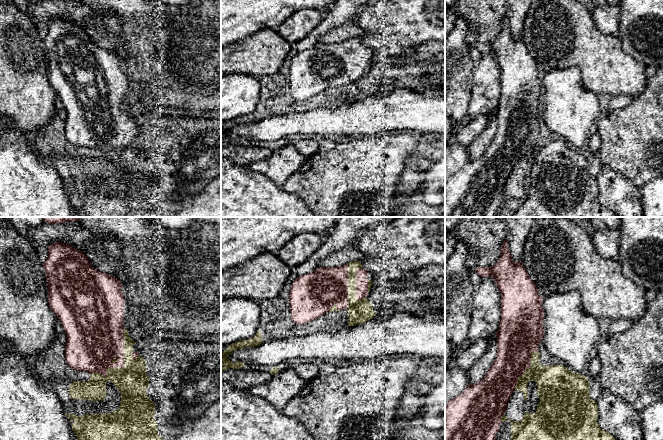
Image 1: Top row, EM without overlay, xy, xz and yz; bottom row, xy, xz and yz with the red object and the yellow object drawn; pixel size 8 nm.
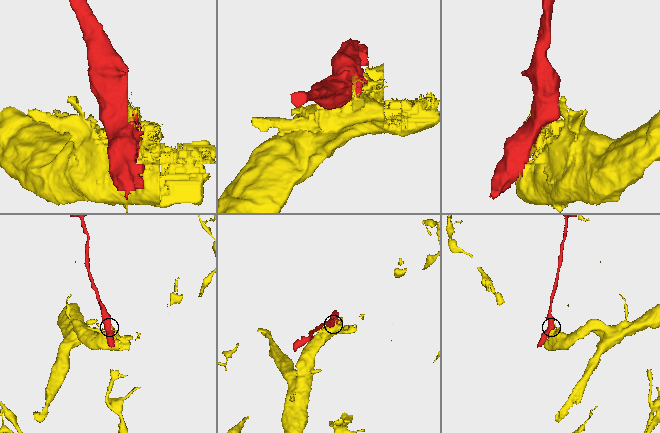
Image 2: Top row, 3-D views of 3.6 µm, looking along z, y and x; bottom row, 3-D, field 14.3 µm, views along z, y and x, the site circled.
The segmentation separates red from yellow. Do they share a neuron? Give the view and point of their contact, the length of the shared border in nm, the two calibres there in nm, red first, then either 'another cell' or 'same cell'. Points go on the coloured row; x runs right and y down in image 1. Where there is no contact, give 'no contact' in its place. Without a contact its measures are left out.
contact xy (123, 366); length 460 nm; calibres 300 and 260 nm; another cell

